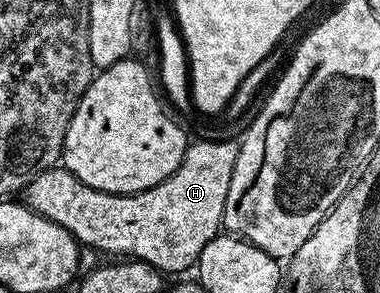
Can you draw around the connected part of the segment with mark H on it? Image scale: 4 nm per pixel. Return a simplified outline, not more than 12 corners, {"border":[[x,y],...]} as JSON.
{"border":[[192,142],[131,195],[62,165],[25,202],[84,248],[187,271],[220,234],[239,143]]}

